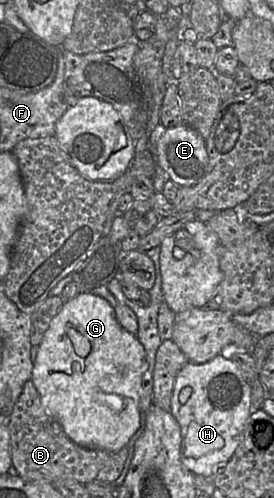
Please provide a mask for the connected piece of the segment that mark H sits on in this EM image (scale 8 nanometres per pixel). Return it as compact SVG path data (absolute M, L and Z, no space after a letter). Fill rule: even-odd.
M221 355L202 364L188 361L176 376L169 411L180 426L181 462L194 475L211 479L231 459L242 440L251 415L251 386L242 377L238 366L231 359L223 358ZM184 387L190 387L192 393L187 402L181 404L178 396Z

